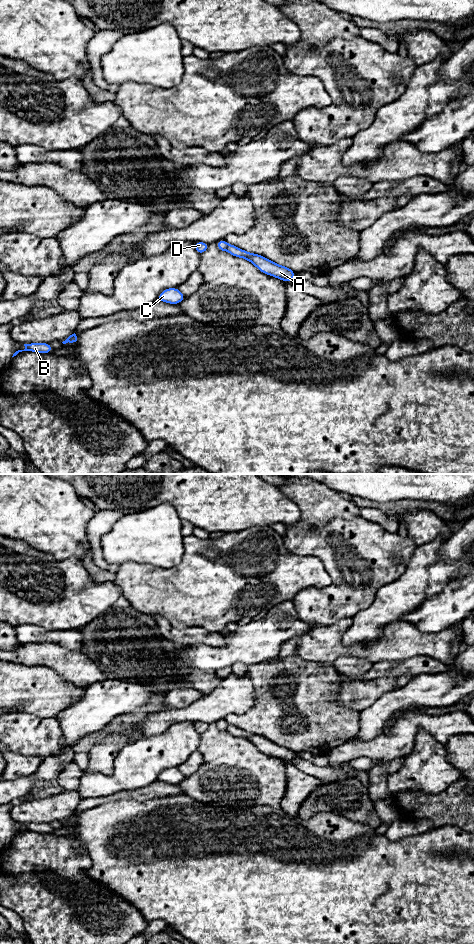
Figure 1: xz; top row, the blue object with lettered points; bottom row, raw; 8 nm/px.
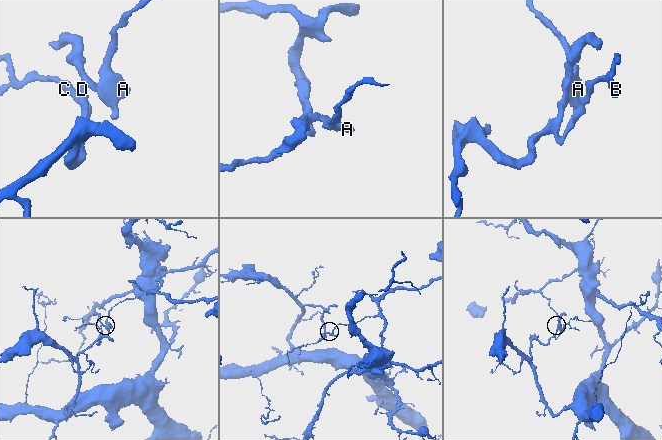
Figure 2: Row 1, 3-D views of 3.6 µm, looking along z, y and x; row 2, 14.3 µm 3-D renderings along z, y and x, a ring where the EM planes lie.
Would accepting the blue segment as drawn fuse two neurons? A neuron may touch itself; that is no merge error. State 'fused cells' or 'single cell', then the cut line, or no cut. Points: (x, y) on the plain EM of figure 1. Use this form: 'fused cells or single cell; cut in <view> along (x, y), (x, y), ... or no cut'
fused cells; cut in xz along (228, 725), (226, 729)

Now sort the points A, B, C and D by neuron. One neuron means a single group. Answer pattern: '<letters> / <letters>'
A / B C D

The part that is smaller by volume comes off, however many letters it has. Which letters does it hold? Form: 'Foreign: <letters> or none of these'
Foreign: A

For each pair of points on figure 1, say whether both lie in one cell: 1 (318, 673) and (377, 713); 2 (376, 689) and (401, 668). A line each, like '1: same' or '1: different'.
1: different
2: different

